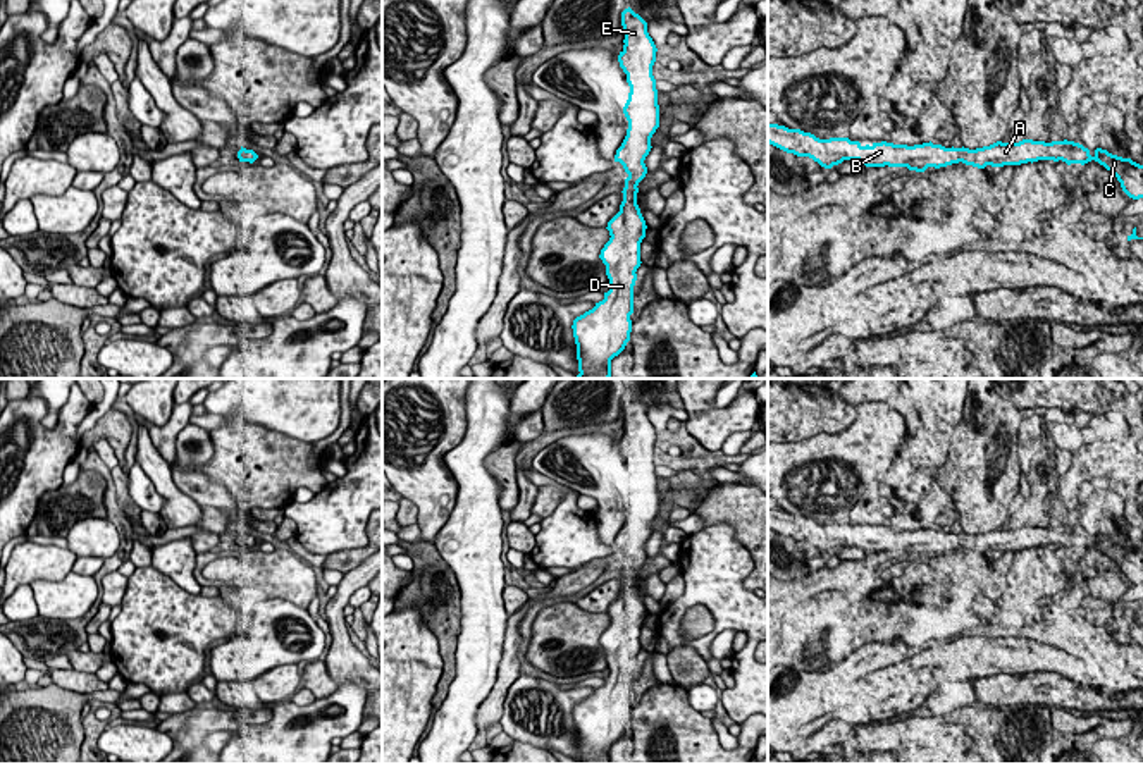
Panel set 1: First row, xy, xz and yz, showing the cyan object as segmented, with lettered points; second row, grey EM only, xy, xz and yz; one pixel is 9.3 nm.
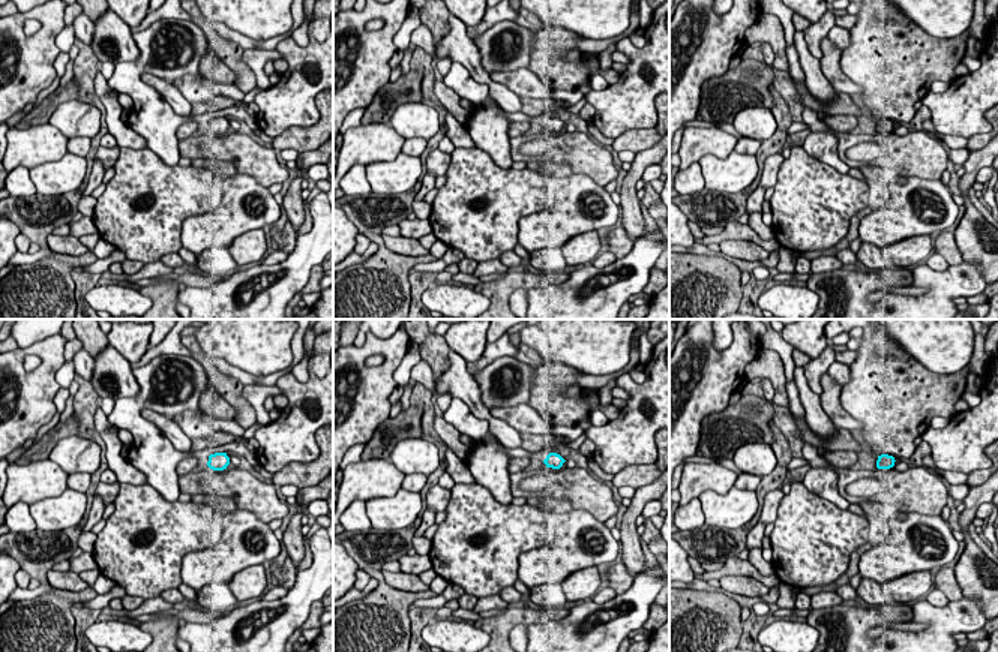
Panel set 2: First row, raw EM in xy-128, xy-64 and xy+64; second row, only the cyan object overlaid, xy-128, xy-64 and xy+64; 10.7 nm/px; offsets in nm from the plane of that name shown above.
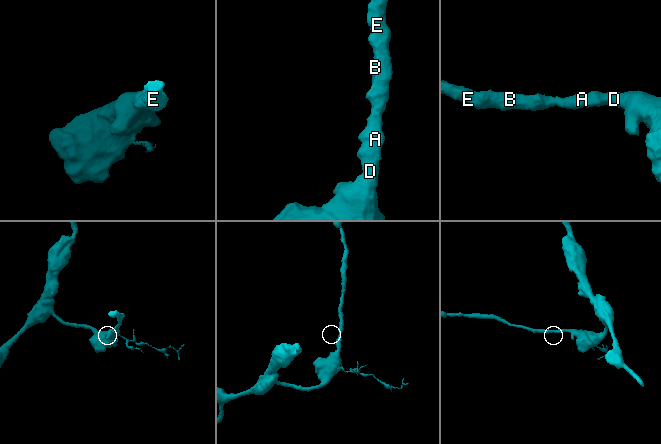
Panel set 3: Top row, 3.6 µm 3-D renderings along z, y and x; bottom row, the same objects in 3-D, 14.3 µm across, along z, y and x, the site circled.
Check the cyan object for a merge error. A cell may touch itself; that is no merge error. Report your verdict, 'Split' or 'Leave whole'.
Leave whole

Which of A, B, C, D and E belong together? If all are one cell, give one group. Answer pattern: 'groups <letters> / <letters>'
groups A B C D E

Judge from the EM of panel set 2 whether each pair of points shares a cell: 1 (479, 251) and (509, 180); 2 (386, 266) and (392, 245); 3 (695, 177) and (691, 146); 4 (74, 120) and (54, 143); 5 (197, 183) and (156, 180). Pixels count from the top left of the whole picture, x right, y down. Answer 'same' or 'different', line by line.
1: same
2: different
3: different
4: different
5: same

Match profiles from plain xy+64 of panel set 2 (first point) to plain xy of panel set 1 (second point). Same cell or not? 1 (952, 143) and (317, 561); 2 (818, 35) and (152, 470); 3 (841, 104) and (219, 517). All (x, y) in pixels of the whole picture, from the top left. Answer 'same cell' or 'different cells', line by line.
1: same cell
2: different cells
3: same cell

